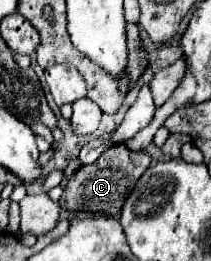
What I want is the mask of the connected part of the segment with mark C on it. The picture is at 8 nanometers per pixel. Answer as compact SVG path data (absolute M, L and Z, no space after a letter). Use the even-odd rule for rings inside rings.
M125 146L109 148L99 156L95 164L81 166L75 172L75 176L67 182L67 188L59 204L63 210L87 210L87 212L97 212L107 216L119 216L123 200L129 196L135 182L149 168L149 164L151 164L151 156L145 152L133 152L127 150Z

